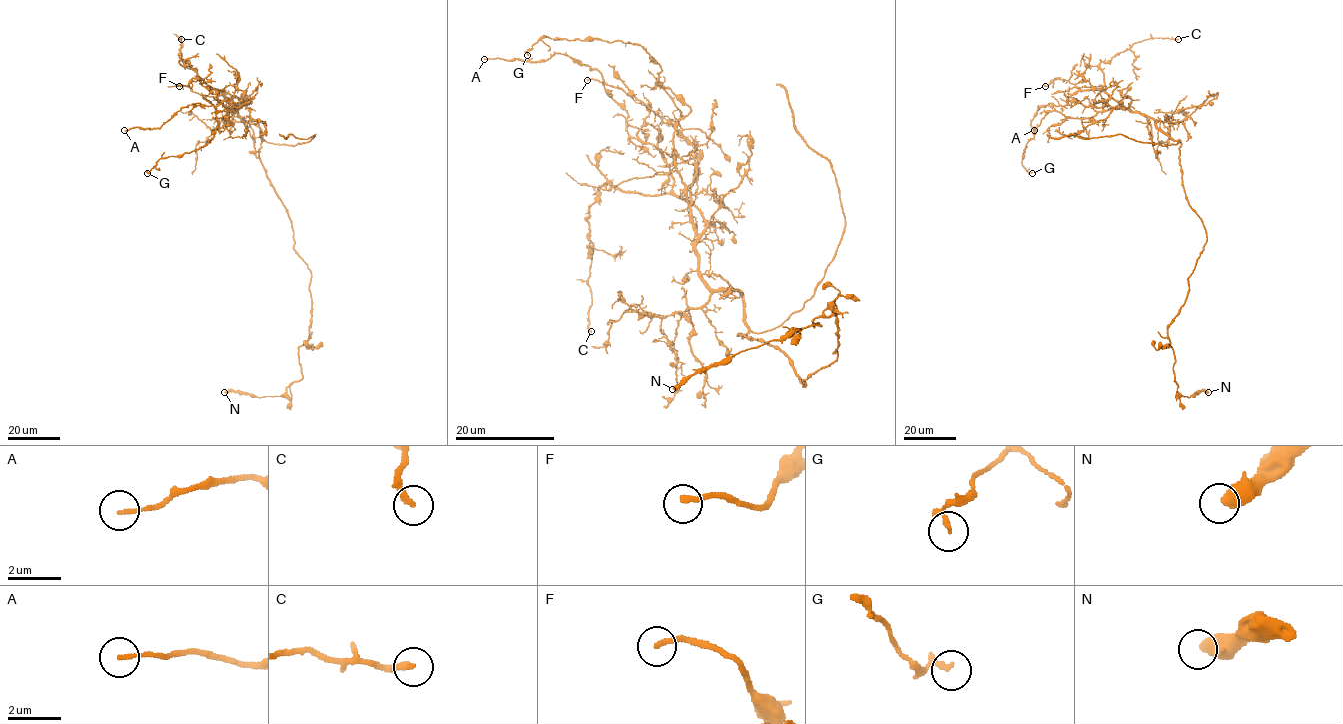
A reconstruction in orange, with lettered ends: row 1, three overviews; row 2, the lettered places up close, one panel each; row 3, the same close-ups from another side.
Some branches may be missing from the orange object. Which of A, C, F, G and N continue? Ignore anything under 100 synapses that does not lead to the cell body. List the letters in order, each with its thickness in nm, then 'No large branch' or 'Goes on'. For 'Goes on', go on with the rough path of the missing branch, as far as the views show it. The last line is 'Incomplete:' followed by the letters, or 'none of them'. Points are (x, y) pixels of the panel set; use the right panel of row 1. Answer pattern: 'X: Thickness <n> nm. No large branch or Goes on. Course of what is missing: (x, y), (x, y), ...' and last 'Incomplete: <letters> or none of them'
A: Thickness 130 nm. No large branch
C: Thickness 240 nm. No large branch
F: Thickness 200 nm. No large branch
G: Thickness 170 nm. No large branch
N: Thickness 550 nm. No large branch
Incomplete: none of them

